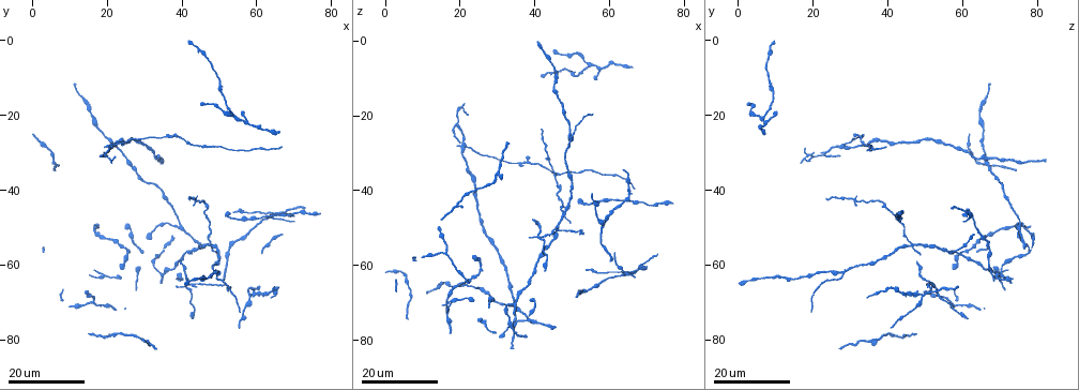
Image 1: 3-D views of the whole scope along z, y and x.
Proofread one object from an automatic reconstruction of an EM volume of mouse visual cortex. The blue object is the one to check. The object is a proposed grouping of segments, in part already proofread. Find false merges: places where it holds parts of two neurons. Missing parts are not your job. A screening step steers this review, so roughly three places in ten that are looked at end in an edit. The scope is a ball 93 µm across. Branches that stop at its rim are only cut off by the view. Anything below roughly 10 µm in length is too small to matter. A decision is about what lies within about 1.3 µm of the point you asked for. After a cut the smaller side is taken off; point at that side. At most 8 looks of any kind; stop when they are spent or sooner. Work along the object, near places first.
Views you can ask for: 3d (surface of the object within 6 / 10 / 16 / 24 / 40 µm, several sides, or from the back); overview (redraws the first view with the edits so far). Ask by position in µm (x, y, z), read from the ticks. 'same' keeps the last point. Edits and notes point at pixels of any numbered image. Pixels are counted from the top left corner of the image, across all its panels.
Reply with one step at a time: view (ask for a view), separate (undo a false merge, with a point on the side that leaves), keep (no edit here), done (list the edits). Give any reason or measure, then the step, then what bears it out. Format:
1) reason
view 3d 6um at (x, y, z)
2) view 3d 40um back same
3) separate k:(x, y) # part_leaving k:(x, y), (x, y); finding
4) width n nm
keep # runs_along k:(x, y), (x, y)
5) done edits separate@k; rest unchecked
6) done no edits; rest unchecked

four or more arms meet
view 3d 24um at (47.0, 55.0, 46.5)

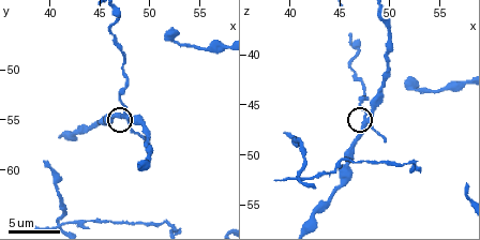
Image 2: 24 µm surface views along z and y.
zoom in
view 3d 10um same

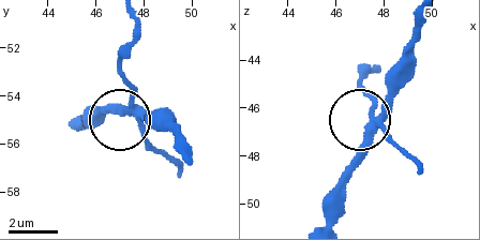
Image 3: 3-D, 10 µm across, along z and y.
from behind
view 3d 10um back at (47.7, 54.7, 46.4)

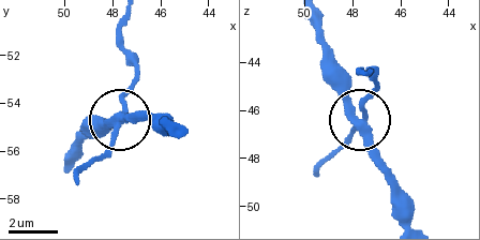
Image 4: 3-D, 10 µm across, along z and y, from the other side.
width 300 nm
separate 4:(105, 151) # part_leaving 4:(361, 121), (374, 88), (365, 72); two neurons meet here

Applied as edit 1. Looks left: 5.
redraw
view overview

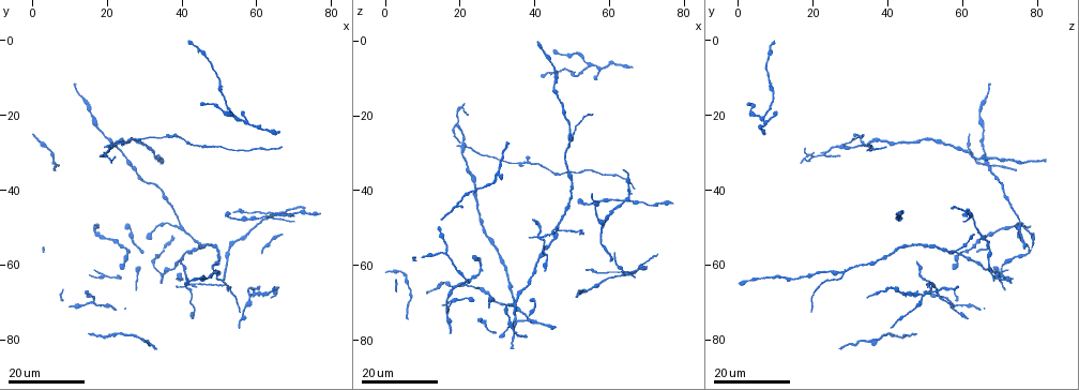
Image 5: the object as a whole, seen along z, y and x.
four arms meet
view 3d 16um at (41.4, 65.6, 52.4)

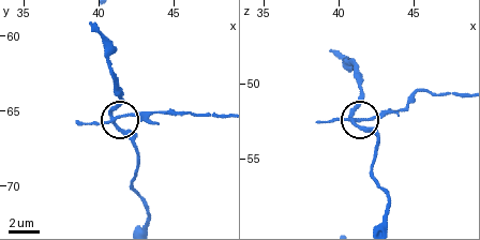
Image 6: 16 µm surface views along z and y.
side_arm 15 um
keep # all the same neuron

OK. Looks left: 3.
view 3d 6um at (45.2, 55.0, 51.4)

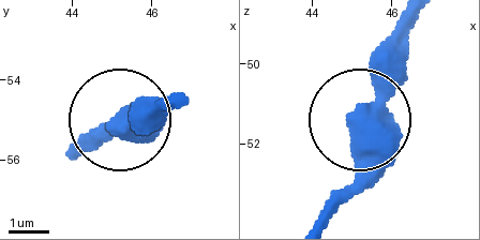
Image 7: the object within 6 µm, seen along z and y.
width 560 nm
keep # all the same neuron

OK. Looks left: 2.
a fork
view 3d 16um at (49.5, 62.5, 28.0)

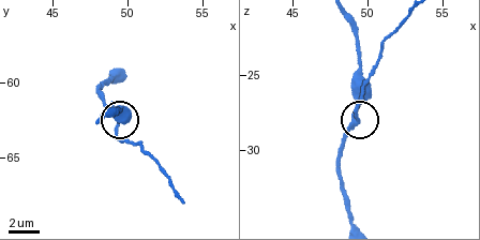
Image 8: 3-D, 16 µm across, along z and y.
view 3d 10um same

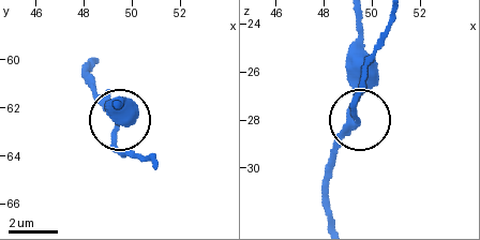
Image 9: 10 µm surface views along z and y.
keep # runs_along 9:(331, 219), (327, 163), (357, 118), (363, 79); continuous, no second neuron

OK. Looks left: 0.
done edits separate@4; rest unchecked

